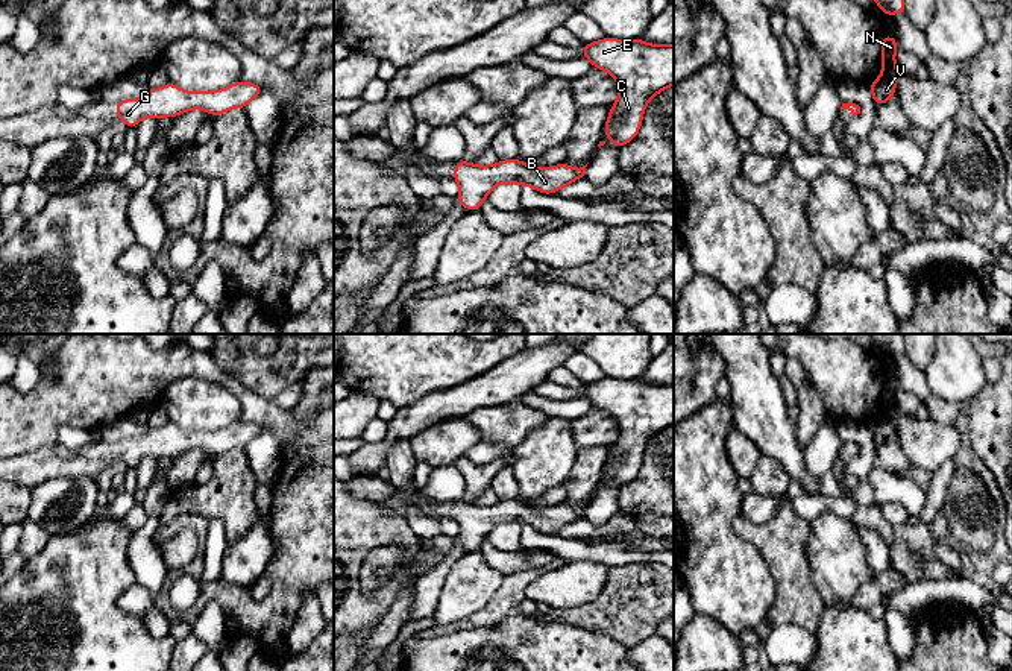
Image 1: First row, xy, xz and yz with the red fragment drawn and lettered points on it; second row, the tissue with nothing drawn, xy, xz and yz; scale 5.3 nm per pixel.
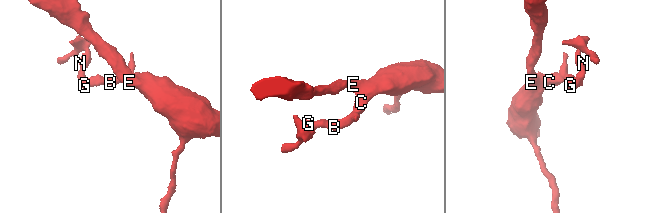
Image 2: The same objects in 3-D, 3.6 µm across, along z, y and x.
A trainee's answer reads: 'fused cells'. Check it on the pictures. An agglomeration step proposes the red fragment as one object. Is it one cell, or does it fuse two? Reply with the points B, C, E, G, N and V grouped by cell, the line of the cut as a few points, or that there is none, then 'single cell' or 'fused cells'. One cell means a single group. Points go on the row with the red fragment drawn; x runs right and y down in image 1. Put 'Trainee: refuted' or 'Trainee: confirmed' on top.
Trainee: refuted
B C E G N V; no cut; single cell

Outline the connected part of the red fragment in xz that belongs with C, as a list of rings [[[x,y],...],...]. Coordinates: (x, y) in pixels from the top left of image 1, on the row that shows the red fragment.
[[[607,36],[584,44],[581,55],[616,79],[619,96],[610,106],[604,132],[611,144],[622,147],[637,137],[646,103],[674,85],[674,44]]]

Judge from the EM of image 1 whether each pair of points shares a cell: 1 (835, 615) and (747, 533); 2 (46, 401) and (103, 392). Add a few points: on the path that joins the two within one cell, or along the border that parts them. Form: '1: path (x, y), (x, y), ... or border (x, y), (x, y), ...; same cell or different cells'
1: border (810, 571), (823, 601), (815, 632); different cells
2: path (59, 401), (90, 392); same cell

